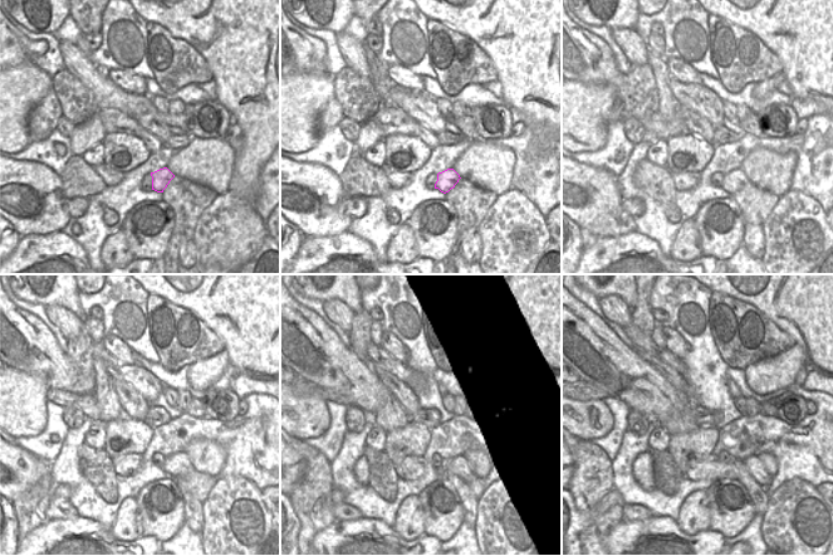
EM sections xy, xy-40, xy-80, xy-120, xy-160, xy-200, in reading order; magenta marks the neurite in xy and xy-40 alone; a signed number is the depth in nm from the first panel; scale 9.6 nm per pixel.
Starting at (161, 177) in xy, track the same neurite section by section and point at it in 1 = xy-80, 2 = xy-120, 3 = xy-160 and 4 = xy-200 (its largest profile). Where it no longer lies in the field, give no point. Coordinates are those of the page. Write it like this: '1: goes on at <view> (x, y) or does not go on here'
1: goes on at xy-80 (734, 180)
2: goes on at xy-120 (177, 464)
3: goes on at xy-160 (460, 466)
4: goes on at xy-200 (753, 463)

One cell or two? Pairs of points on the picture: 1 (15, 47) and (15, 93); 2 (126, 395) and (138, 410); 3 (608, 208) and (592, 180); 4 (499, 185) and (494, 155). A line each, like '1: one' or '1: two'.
1: two
2: one
3: one
4: one

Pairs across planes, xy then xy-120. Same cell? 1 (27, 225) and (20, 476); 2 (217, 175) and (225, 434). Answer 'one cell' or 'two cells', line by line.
1: one cell
2: two cells

